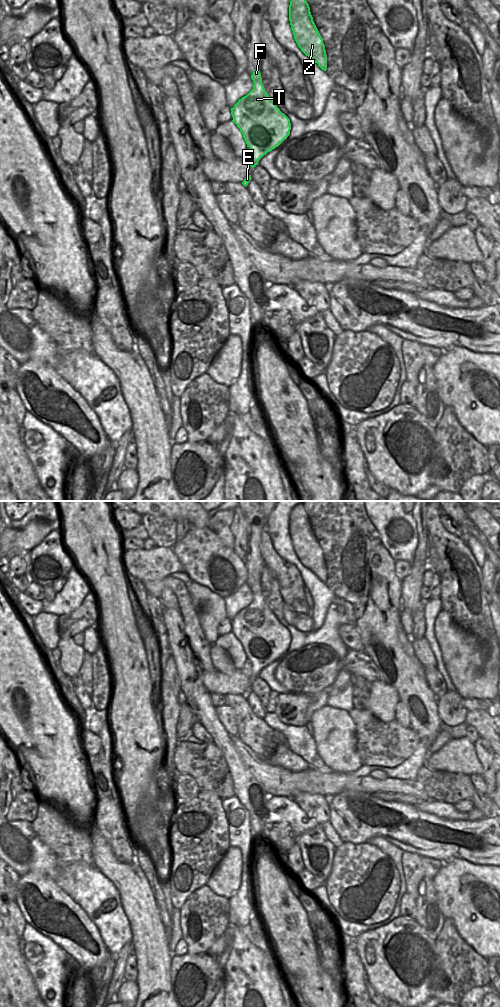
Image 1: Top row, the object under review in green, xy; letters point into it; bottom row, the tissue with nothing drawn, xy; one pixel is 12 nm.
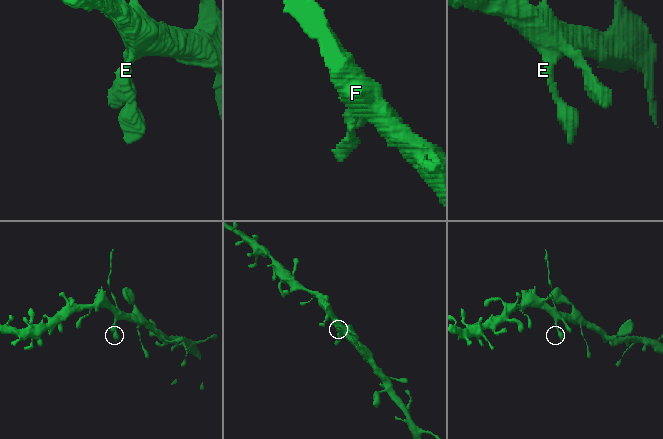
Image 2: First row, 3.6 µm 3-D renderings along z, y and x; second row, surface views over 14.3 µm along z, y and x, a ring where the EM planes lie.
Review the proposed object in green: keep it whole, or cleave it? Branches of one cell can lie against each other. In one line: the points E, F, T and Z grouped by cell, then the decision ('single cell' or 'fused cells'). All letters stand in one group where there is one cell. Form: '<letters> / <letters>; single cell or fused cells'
E T Z / F; fused cells

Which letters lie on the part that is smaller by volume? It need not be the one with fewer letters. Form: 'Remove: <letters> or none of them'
Remove: F.

